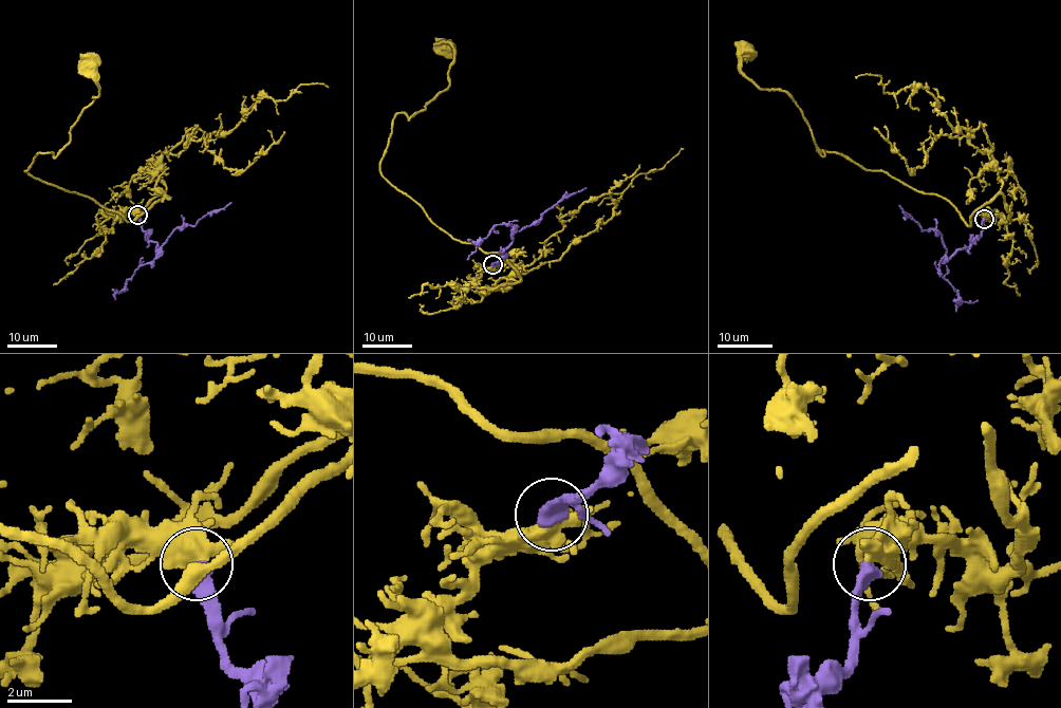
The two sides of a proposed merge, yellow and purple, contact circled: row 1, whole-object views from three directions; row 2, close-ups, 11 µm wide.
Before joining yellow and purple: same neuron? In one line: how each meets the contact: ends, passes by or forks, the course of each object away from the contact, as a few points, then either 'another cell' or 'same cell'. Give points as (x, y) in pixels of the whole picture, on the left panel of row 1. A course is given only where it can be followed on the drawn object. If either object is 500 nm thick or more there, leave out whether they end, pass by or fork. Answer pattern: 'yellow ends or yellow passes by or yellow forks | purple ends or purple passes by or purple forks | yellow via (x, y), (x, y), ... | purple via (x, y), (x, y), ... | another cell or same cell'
yellow via (137, 213), (124, 211), (165, 192), (128, 221), (25, 170), (39, 152), (56, 156), (98, 94), (88, 63) | purple via (137, 215), (142, 228), (157, 243), (157, 249), (177, 228), (194, 225), (230, 203) | same cell

